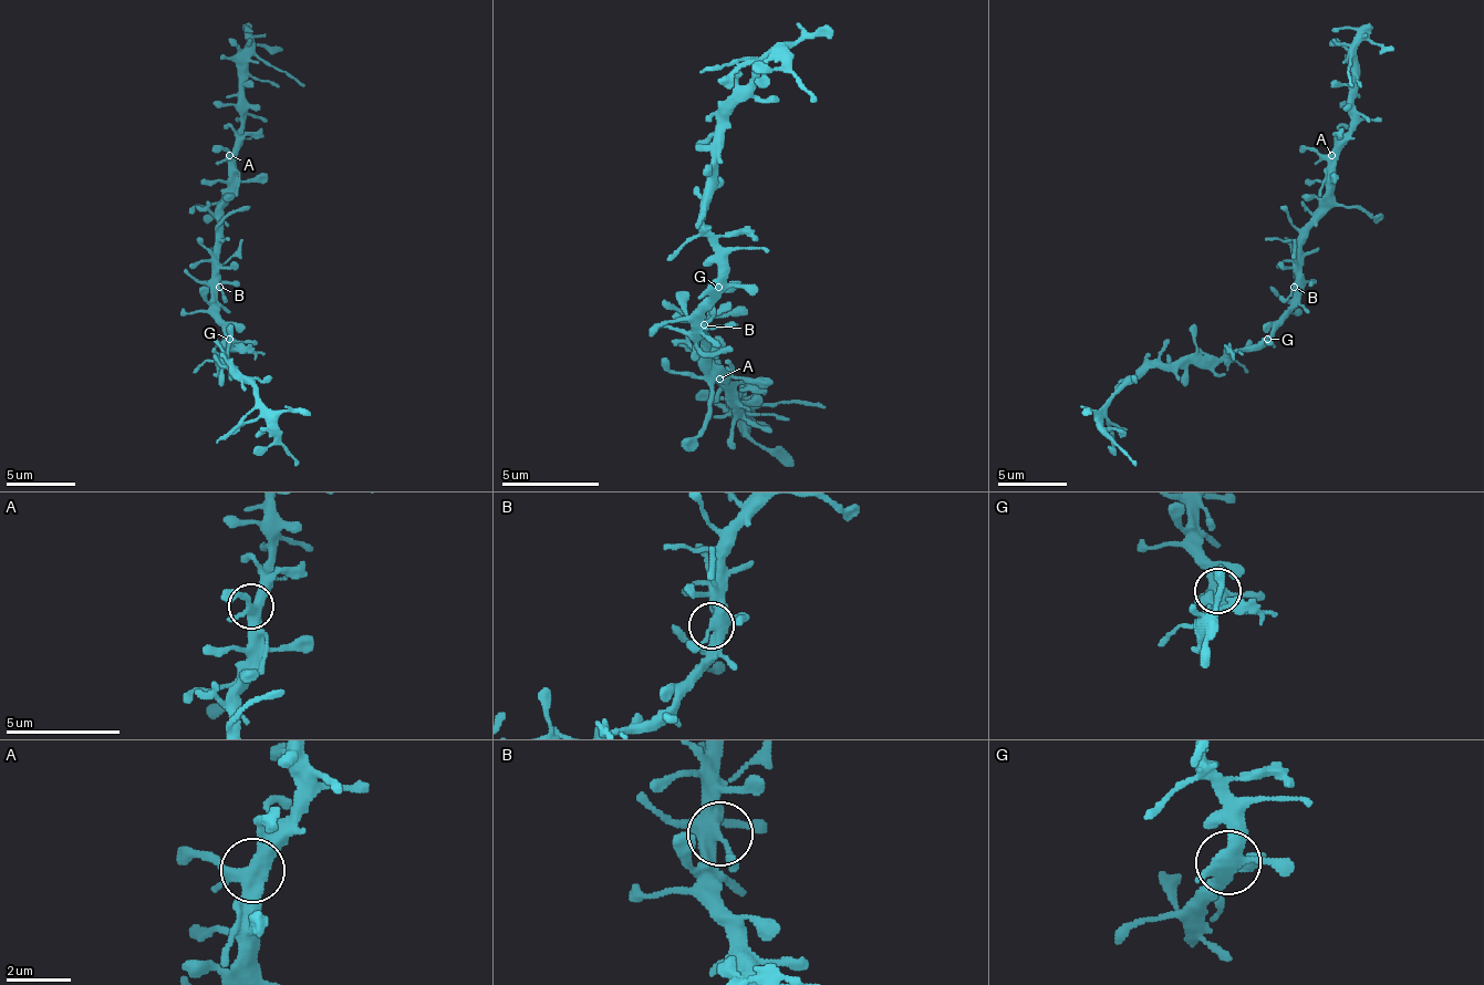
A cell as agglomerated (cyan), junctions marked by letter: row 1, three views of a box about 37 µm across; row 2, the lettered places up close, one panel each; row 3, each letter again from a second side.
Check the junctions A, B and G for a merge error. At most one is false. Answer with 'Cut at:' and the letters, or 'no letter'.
Cut at: no letter

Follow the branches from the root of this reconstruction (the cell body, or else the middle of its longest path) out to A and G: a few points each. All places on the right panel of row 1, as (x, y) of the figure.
A: (1300, 297), (1300, 231), (1318, 210), (1318, 200), (1325, 193), (1325, 169), (1331, 155)
G: (1300, 297), (1300, 303), (1266, 339)

